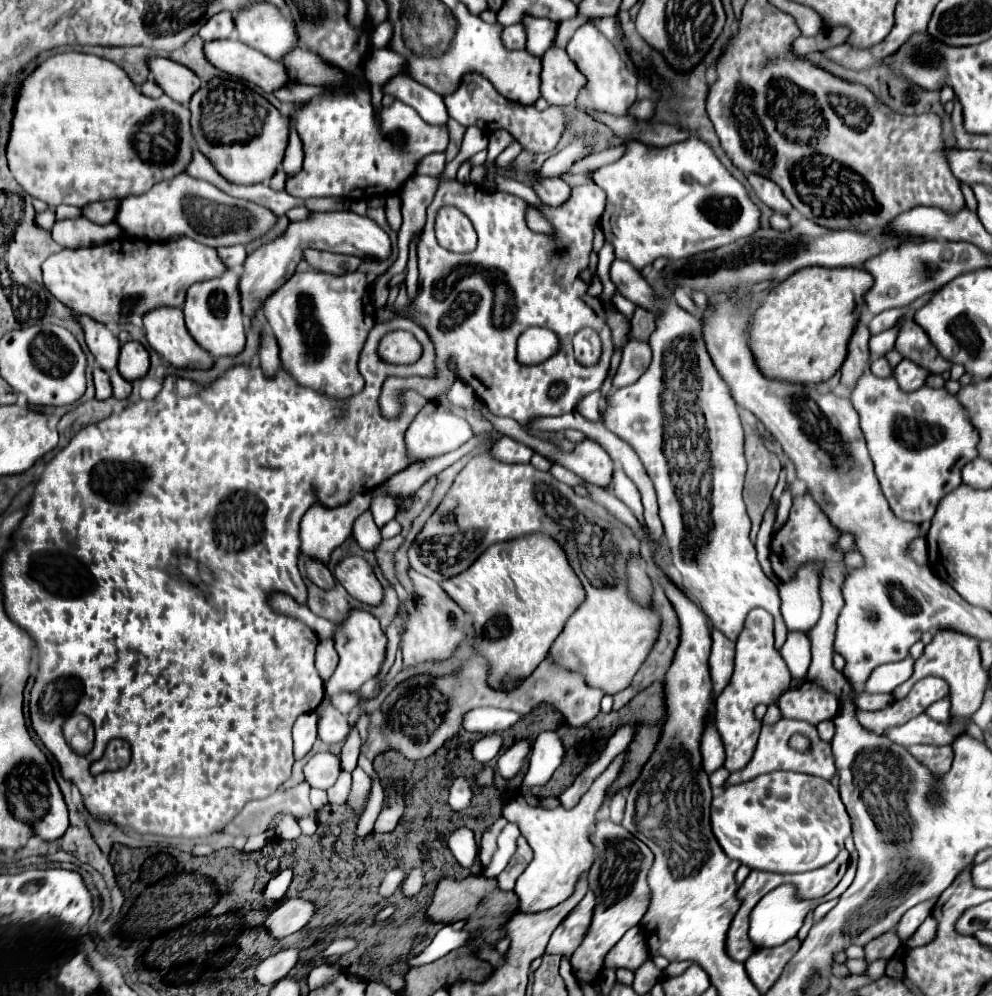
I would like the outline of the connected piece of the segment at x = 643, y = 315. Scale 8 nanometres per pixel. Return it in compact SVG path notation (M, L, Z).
M636 308L632 318L632 338L648 340L654 332L654 314L646 312L644 308Z

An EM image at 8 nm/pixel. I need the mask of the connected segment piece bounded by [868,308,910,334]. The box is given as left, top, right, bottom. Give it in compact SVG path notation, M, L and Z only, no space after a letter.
M900 308L900 310L884 310L882 314L876 314L872 320L870 320L870 324L868 324L868 328L870 328L870 332L872 334L880 334L882 330L888 330L888 328L892 328L902 316L906 316L910 312L910 308Z

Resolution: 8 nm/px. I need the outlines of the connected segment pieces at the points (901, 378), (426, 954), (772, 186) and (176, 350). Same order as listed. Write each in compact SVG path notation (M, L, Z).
M904 358L896 368L894 368L894 378L898 380L898 386L904 388L904 392L914 392L916 388L922 388L926 384L926 378L930 374L922 370L918 364L912 364L912 360Z
M461 920L460 928L456 927L455 930L452 926L444 926L444 928L434 936L434 940L432 940L420 954L416 954L416 956L412 956L412 958L408 960L408 966L410 966L410 968L416 968L416 966L430 964L430 962L442 958L444 954L448 954L448 952L452 952L452 950L456 950L456 948L468 944L470 934L468 934L466 930L462 930L465 923L465 920Z
M750 172L746 174L746 178L748 178L750 186L754 188L756 196L764 204L768 204L772 210L778 210L778 212L792 210L792 204L784 198L784 194L782 194L782 190L780 190L780 186L776 182L768 180L766 176L756 176L756 174L750 174Z
M160 306L150 310L144 318L144 332L148 344L162 354L166 362L178 368L210 368L212 358L202 350L184 326L182 308Z

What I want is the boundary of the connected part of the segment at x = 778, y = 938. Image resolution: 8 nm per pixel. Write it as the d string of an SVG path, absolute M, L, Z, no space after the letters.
M856 851L850 854L850 862L847 872L844 875L844 877L848 878L843 878L834 890L824 897L816 898L816 900L800 900L800 898L796 896L796 886L794 886L794 884L782 884L782 886L774 888L772 892L764 894L764 898L756 904L756 908L754 908L752 914L750 914L750 930L748 930L750 940L752 940L758 948L774 948L774 946L780 946L780 944L788 942L792 936L796 936L798 930L802 928L804 918L808 916L808 912L812 912L812 910L814 910L818 904L822 904L822 902L839 898L850 886L856 874L858 864L858 853Z

